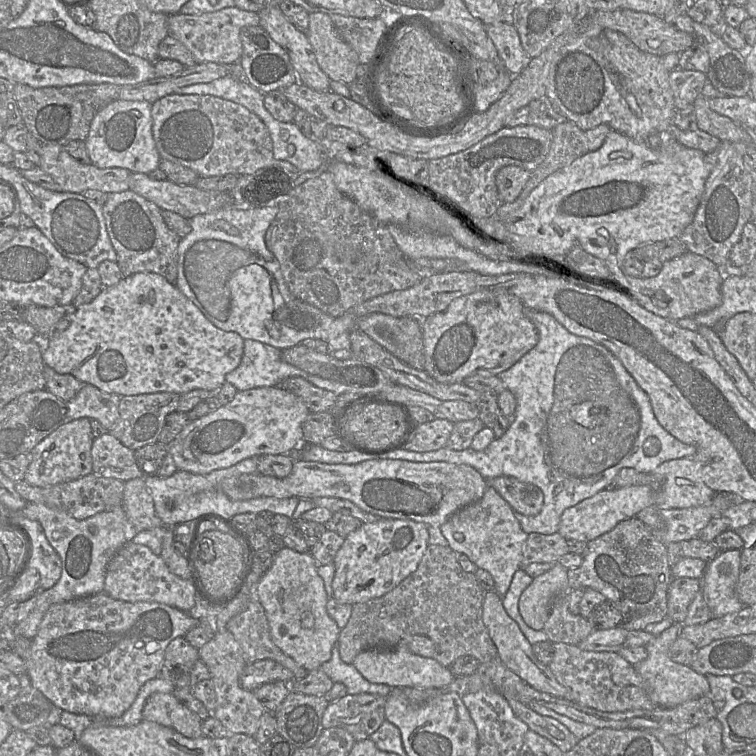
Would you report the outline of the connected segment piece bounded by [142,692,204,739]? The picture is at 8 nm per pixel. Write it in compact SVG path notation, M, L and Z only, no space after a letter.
M156 692L143 707L142 718L175 729L187 738L203 737L203 720L178 701L172 693Z

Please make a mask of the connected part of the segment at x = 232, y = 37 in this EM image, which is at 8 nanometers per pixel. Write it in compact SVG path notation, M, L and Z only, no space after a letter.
M227 7L219 11L199 15L177 13L169 15L168 35L179 40L193 55L196 63L214 62L234 65L242 55L240 32L246 26L258 26L257 12Z

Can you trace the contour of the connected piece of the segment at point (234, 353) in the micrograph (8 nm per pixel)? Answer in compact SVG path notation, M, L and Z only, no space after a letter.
M138 272L123 277L112 286L103 287L91 302L77 307L76 312L72 314L70 325L65 330L54 330L48 337L39 337L38 339L42 341L42 357L45 365L57 373L71 374L83 383L94 385L105 393L115 393L122 396L156 392L184 394L194 389L217 391L226 382L226 375L239 366L244 351L244 339L237 332L224 331L216 327L175 284L170 283L164 276L153 272Z

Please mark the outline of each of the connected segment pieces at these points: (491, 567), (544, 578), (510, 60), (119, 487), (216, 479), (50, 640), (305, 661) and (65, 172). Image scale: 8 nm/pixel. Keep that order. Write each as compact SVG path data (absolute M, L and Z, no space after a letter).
M488 486L479 500L462 507L440 526L452 550L465 554L478 568L492 575L494 591L501 598L507 593L514 573L521 568L522 549L528 536L514 513L508 502Z
M556 563L550 570L535 577L522 592L519 612L532 629L544 629L553 601L569 591L567 571L568 569Z
M510 20L486 25L503 66L512 76L520 74L532 58L524 50L519 33Z
M95 473L88 474L76 480L49 486L38 487L29 484L24 479L15 482L15 489L27 503L38 503L53 509L59 509L70 514L77 520L84 520L103 511L123 504L125 482L115 478L105 478Z
M250 457L243 459L230 467L213 470L204 475L177 470L173 475L167 478L162 478L157 475L145 476L145 484L152 495L156 515L165 525L150 530L139 531L132 539L132 542L145 545L150 548L155 555L160 556L167 527L174 527L187 521L196 521L205 515L218 515L230 519L237 514L257 514L262 511L267 511L292 518L299 503L298 497L276 498L264 496L236 501L228 498L220 489L220 483L226 478L241 474L253 474L256 472L258 472L257 457Z
M102 592L91 596L80 597L52 605L45 613L36 636L31 640L30 657L27 662L27 674L32 685L39 690L56 707L75 714L85 714L96 719L120 717L135 701L141 687L150 679L160 676L167 645L176 637L185 636L200 620L191 617L187 612L158 602L127 602L117 600Z
M284 547L274 553L272 565L259 579L254 596L265 610L272 642L283 653L307 671L320 668L331 658L332 648L337 645L340 629L327 613L326 604L329 598L323 579L317 573L317 562L310 552L300 553Z
M42 144L38 166L49 174L61 186L63 192L84 193L88 189L97 189L107 193L129 189L132 172L125 168L98 168L91 164L82 164L71 157L64 146Z

